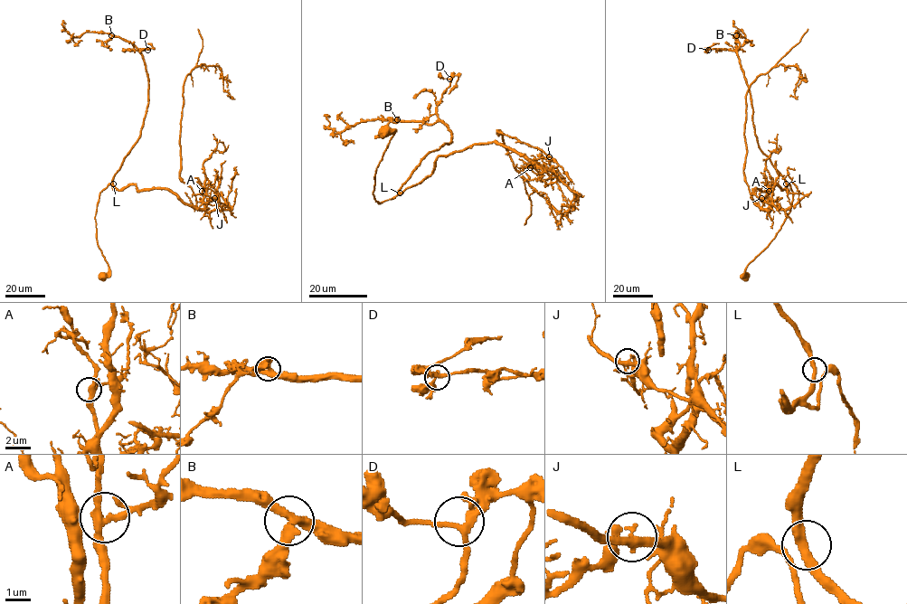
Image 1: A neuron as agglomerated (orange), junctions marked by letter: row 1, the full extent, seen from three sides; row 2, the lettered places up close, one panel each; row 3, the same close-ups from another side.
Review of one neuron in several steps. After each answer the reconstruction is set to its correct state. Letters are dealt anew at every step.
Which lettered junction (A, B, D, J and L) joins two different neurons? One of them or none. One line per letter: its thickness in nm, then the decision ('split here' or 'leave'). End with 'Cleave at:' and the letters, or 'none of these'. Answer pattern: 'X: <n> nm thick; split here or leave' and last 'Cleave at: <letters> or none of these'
A: 320 nm thick; leave
B: 340 nm thick; leave
D: 240 nm thick; leave
J: 280 nm thick; split here
L: 280 nm thick; leave
Cleave at: J

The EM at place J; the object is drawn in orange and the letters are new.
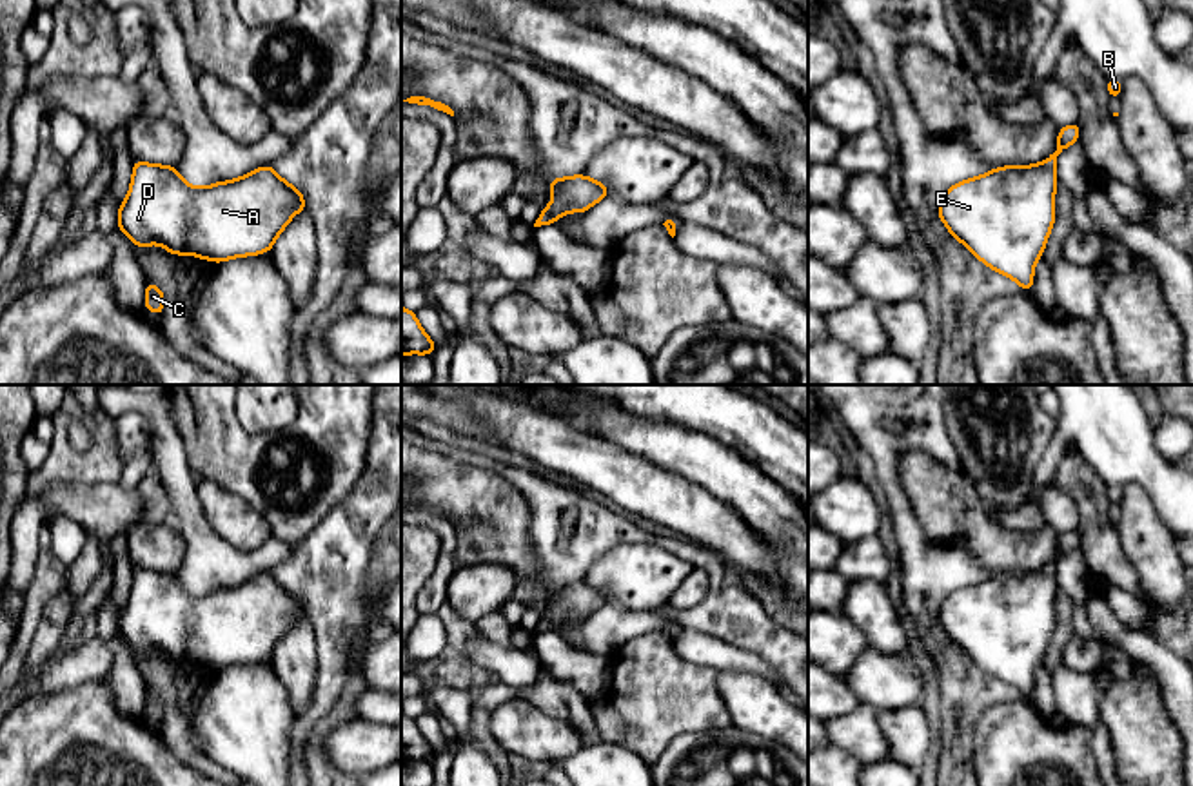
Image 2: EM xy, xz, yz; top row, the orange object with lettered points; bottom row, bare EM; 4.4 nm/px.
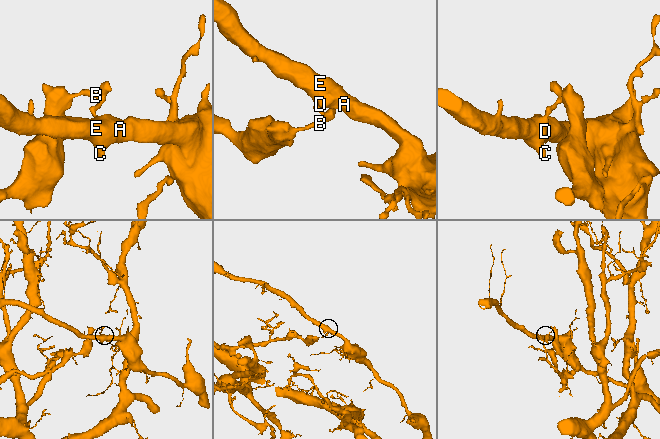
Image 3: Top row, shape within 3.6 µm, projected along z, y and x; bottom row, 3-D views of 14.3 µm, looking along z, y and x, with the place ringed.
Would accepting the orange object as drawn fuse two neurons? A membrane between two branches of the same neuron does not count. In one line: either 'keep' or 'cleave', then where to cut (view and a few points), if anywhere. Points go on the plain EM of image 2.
cleave; cut in yz along (1045, 567), (1054, 572)

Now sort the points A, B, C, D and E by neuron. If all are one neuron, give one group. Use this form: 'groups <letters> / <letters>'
groups A C D E / B

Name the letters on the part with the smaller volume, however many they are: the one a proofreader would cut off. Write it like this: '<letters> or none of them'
A, C, D, E

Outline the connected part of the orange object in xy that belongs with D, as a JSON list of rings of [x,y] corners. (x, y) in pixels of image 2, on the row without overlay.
[[[133,570],[133,588],[118,615],[118,637],[138,655],[162,652],[174,663],[192,661],[222,670],[232,664],[271,659],[292,623],[307,617],[303,601],[278,583],[272,572],[207,594],[191,594],[174,572]]]

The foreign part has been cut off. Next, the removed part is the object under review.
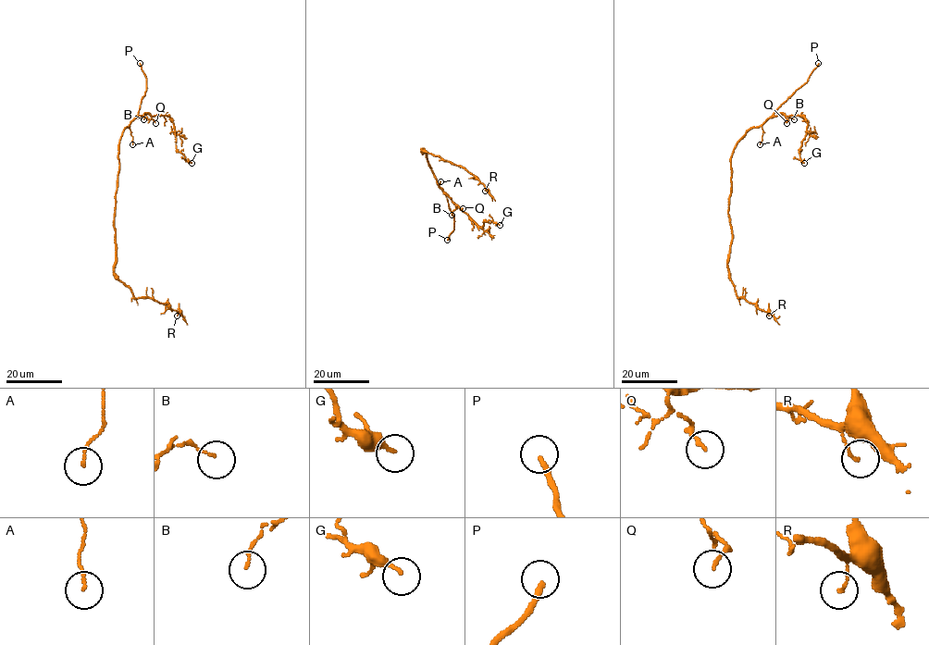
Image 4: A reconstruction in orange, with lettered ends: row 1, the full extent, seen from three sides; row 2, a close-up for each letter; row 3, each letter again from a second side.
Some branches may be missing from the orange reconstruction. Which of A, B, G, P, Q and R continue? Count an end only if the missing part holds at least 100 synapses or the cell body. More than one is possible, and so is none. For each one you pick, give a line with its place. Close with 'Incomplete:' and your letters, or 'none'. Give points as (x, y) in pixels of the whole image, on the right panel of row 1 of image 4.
P: place (818, 63)
Incomplete: P

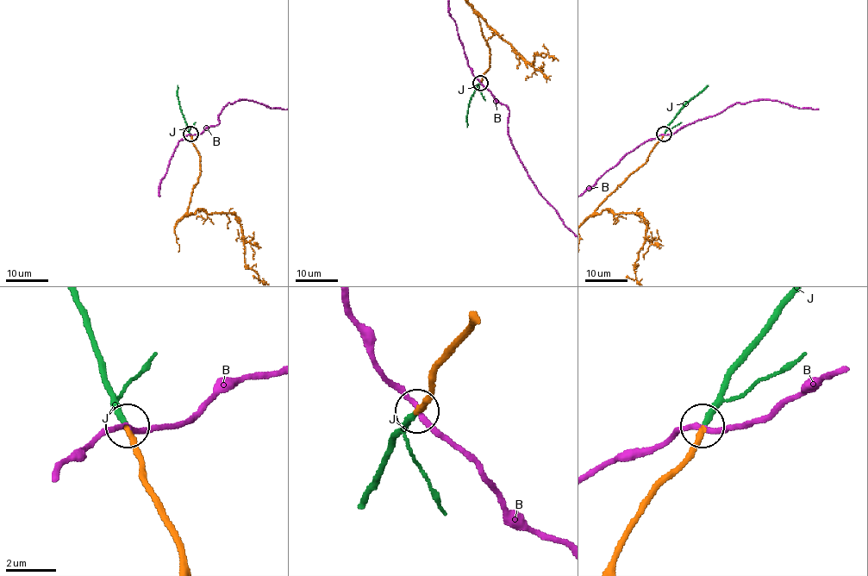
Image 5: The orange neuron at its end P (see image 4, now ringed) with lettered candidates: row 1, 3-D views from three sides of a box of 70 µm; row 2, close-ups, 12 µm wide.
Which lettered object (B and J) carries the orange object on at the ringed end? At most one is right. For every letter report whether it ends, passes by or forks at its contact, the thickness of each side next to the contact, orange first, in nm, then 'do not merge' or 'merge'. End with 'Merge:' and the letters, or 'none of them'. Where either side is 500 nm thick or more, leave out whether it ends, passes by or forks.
B: it passes by; 240 nm thick on the orange side, 200 nm on the other; do not merge
J: it ends there; 240 nm thick on the orange side, 240 nm on the other; merge
Merge: J

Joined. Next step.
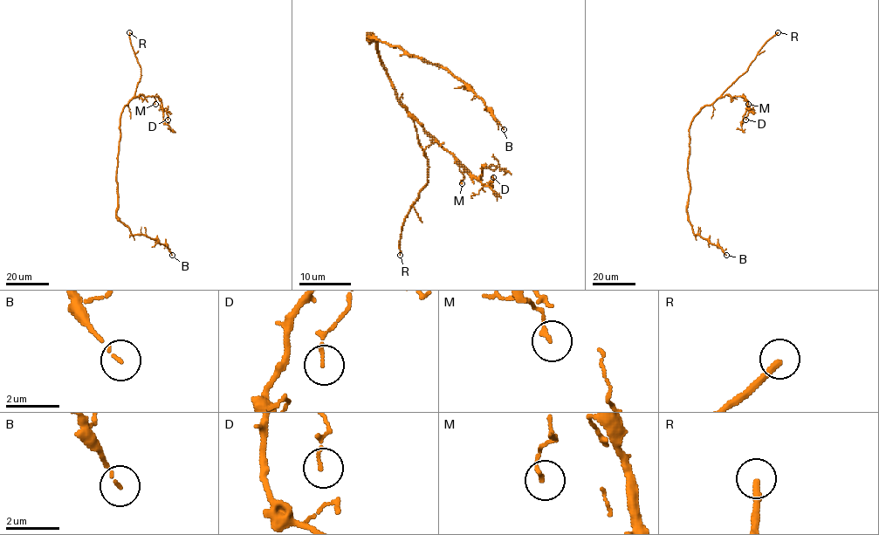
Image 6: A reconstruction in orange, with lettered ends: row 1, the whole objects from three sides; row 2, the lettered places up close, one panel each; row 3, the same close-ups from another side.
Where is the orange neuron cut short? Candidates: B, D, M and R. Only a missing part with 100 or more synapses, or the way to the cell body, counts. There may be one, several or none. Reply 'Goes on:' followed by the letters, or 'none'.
Goes on: R

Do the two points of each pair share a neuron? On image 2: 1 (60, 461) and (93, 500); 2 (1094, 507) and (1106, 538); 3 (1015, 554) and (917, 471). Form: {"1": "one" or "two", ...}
{"1": "two", "2": "one", "3": "one"}

